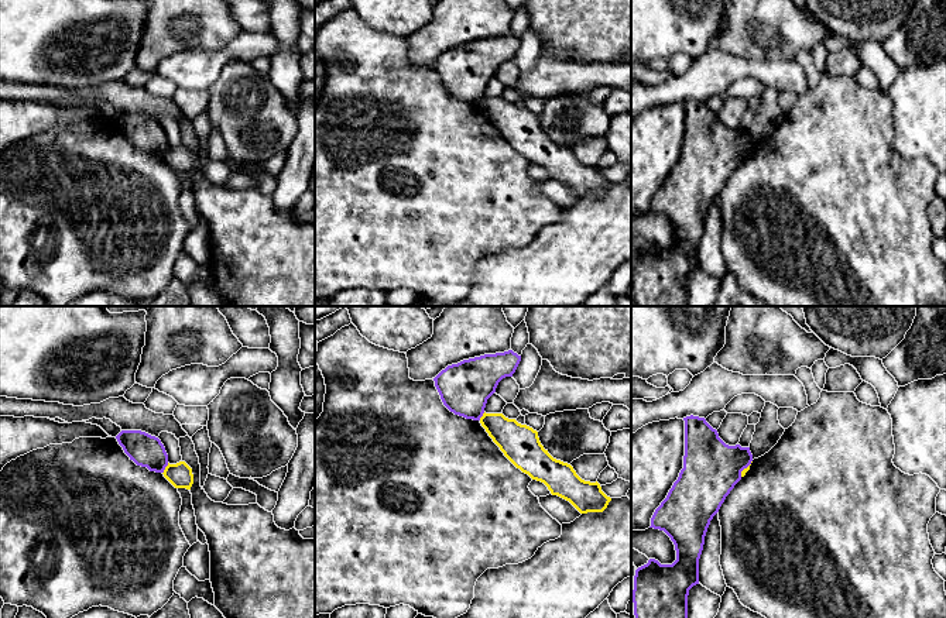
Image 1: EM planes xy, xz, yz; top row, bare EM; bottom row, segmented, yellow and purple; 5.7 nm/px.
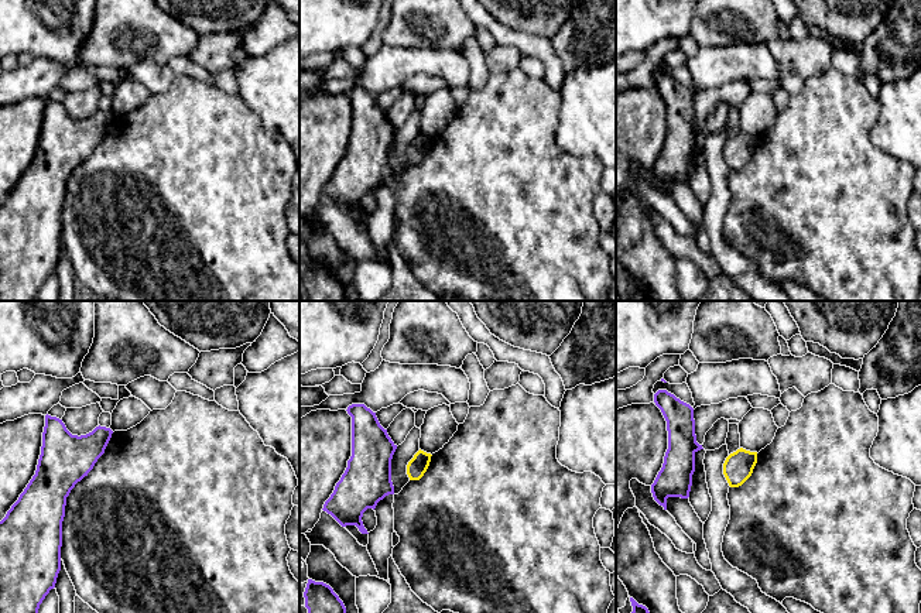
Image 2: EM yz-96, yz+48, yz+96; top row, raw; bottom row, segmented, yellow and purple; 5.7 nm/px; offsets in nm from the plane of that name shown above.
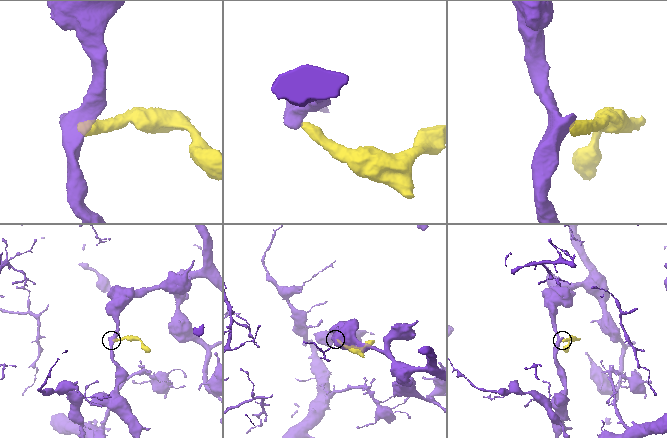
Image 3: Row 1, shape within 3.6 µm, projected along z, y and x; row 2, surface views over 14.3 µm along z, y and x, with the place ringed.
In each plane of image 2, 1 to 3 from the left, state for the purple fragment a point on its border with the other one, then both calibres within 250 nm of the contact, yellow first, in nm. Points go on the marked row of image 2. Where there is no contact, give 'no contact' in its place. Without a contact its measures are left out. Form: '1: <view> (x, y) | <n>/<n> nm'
1: no contact
2: no contact
3: no contact

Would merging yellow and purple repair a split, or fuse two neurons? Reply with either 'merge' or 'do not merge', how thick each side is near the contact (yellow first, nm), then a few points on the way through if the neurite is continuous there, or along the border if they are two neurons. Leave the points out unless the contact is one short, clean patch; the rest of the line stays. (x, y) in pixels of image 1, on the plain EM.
do not merge; calibres 140 and 190 nm; border xy (168, 147), (163, 157)

